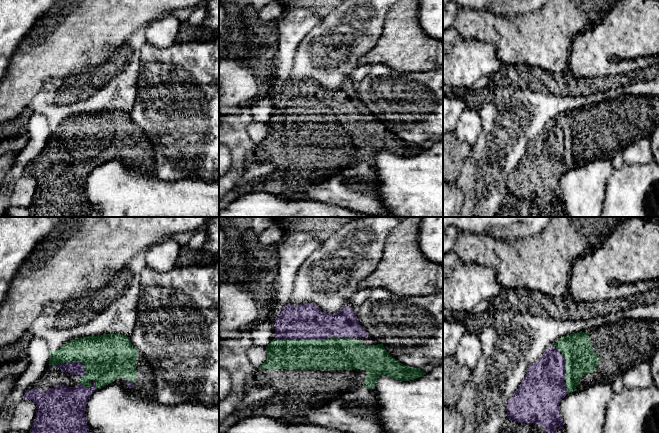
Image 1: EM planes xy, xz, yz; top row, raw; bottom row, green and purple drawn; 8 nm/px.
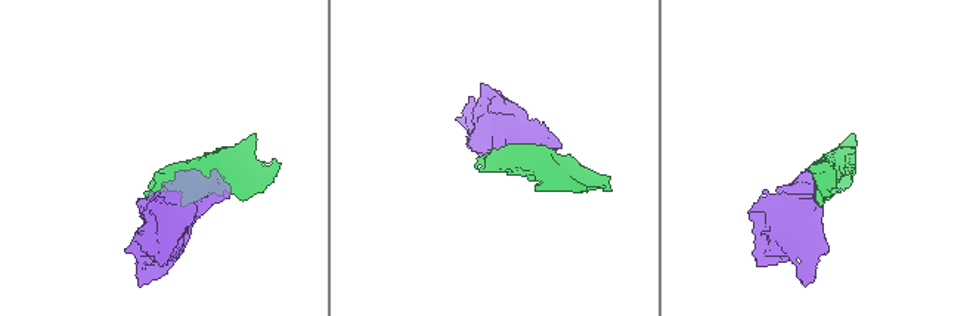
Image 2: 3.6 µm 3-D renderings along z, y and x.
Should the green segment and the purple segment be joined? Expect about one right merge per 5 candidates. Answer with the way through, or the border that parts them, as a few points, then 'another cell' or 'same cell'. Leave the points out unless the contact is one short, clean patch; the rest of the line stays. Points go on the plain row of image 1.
same cell

